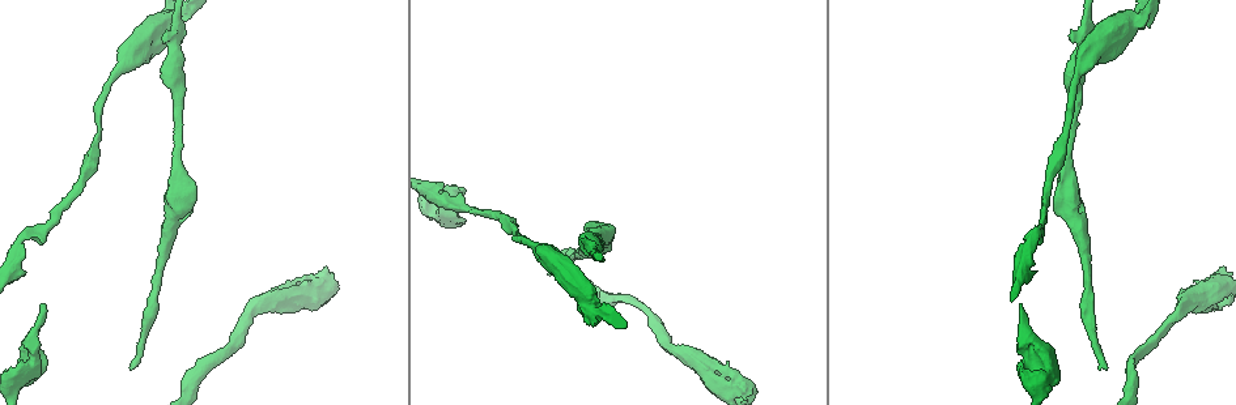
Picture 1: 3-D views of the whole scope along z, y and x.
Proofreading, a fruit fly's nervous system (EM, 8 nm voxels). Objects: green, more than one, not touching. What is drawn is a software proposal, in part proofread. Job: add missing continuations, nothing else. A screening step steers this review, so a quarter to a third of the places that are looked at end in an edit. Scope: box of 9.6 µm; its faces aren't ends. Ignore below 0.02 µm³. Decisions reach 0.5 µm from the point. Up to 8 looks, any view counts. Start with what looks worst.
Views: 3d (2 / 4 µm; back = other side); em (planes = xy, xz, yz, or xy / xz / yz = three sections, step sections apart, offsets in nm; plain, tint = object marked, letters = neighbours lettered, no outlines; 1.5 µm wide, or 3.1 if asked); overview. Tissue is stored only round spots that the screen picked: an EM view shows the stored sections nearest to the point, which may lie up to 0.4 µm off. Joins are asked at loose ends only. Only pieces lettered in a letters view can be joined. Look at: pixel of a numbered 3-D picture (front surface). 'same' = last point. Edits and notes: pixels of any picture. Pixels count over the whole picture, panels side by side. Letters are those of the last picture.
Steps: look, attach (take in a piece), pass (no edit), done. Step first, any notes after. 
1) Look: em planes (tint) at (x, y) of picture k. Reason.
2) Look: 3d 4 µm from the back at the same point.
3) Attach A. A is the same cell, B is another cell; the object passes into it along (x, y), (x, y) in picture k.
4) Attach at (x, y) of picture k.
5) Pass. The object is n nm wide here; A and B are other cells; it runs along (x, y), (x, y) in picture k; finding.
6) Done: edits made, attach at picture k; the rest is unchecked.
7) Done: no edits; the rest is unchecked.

Look: em planes (letters) at (547, 274) of picture 1. An open end.

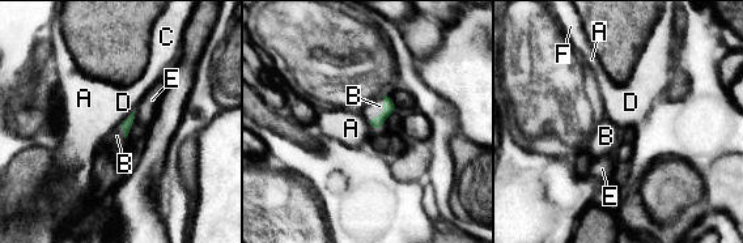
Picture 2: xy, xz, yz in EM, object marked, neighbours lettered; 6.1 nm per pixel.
Attach B. B is the same cell, A, C, D, E and F are other cells; the object passes into it along (377, 123), (383, 111), (374, 107) in picture 2; it goes on there.

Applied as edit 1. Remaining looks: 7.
Look: overview. See it whole again.

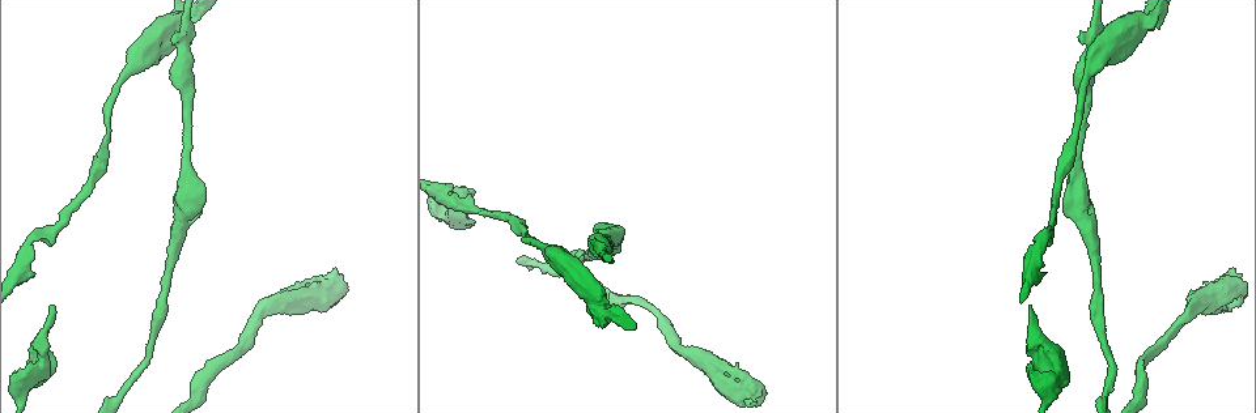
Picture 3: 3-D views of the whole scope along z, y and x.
Look: em xy step 4 (letters) at (1033, 364) of picture 3.

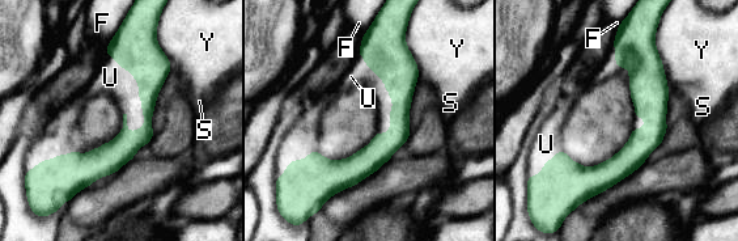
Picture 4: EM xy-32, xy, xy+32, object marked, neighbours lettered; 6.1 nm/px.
Attach U. U is the same cell, F, S and Y are other cells; the object passes into it along (139, 53), (139, 93), (110, 77) in picture 4; the neuron continues.

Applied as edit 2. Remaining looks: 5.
Look: overview. Redraw.

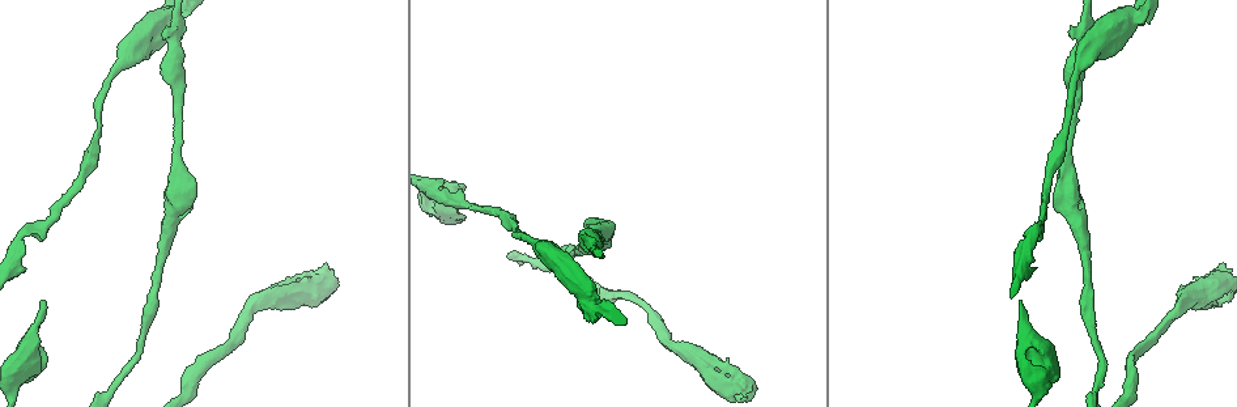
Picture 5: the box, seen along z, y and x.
Look: em planes (plain) at (1082, 208) of picture 5. Branch stops here.

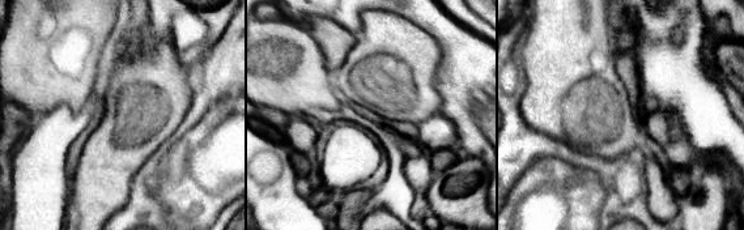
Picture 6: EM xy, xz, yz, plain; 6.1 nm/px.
Look: em planes (letters) at the same point.

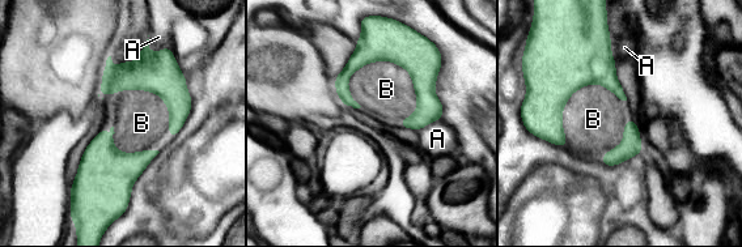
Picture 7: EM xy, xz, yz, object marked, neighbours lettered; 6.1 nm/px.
Attach B. B is the same cell, A is another cell; the object passes into it along (382, 39), (402, 67), (386, 89) in picture 7; it goes on there.

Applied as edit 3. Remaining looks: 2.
Done: edits made, attach at picture 2, attach at picture 4, attach at picture 7; the rest is unchecked.

